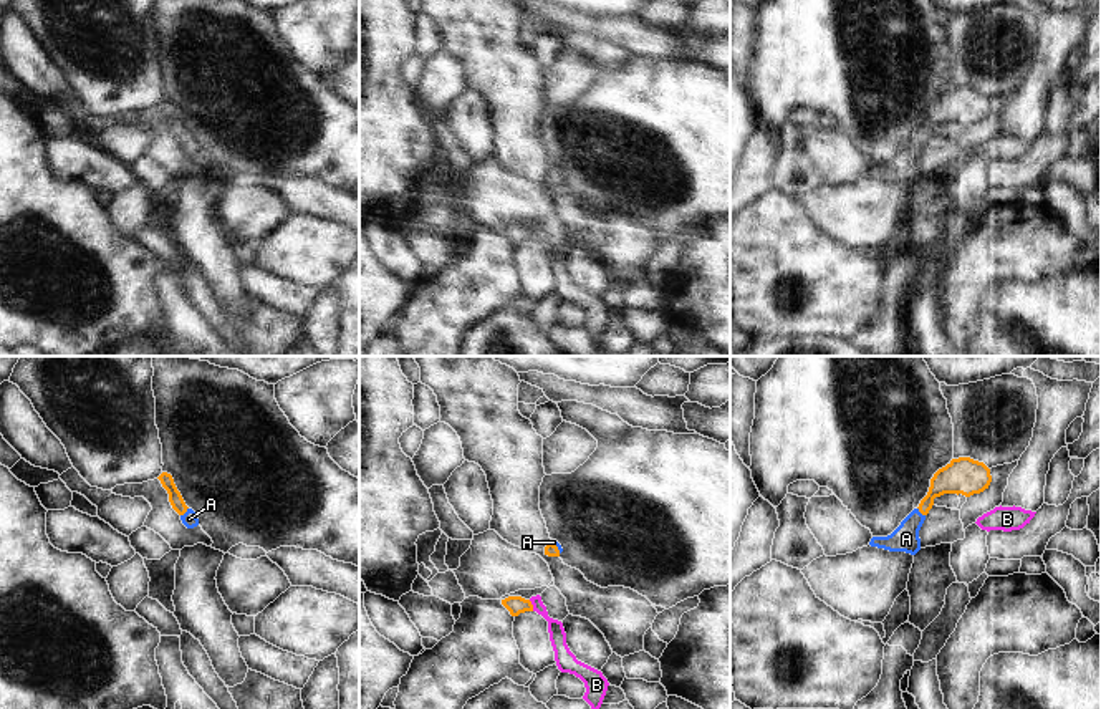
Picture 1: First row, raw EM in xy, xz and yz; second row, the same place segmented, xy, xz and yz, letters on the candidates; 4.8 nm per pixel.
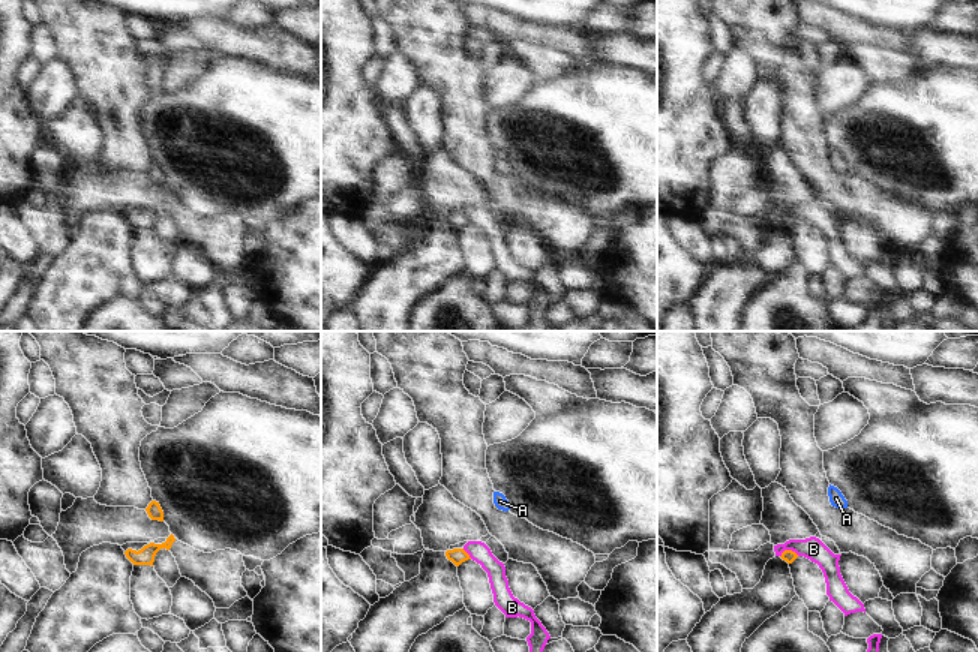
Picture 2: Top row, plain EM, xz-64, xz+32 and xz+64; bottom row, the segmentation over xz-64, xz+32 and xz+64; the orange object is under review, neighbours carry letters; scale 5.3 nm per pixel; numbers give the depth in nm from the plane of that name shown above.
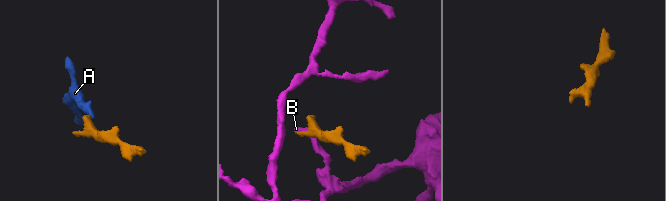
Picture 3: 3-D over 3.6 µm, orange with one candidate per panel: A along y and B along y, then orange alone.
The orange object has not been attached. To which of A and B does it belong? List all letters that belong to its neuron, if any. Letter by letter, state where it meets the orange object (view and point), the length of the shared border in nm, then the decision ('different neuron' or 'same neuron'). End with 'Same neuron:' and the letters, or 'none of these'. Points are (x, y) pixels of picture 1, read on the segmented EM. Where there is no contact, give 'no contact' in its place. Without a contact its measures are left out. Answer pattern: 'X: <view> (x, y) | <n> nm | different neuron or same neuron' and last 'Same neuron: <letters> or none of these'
A: xy (184, 512) | 60 nm | same neuron
B: xz (532, 605) | 60 nm | different neuron
Same neuron: A

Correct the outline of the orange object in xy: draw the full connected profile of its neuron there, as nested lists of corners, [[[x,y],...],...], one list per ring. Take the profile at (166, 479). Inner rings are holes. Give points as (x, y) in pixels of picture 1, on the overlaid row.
[[[162,472],[157,479],[161,480],[162,487],[167,490],[169,502],[171,502],[172,509],[180,515],[182,523],[187,528],[197,527],[199,518],[197,518],[195,512],[185,505],[180,492],[177,490],[177,487],[174,484],[172,475],[167,472]]]

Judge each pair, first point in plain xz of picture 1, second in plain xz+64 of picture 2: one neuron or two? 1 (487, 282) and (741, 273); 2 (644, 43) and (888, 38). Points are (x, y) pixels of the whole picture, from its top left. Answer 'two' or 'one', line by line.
1: one
2: one

